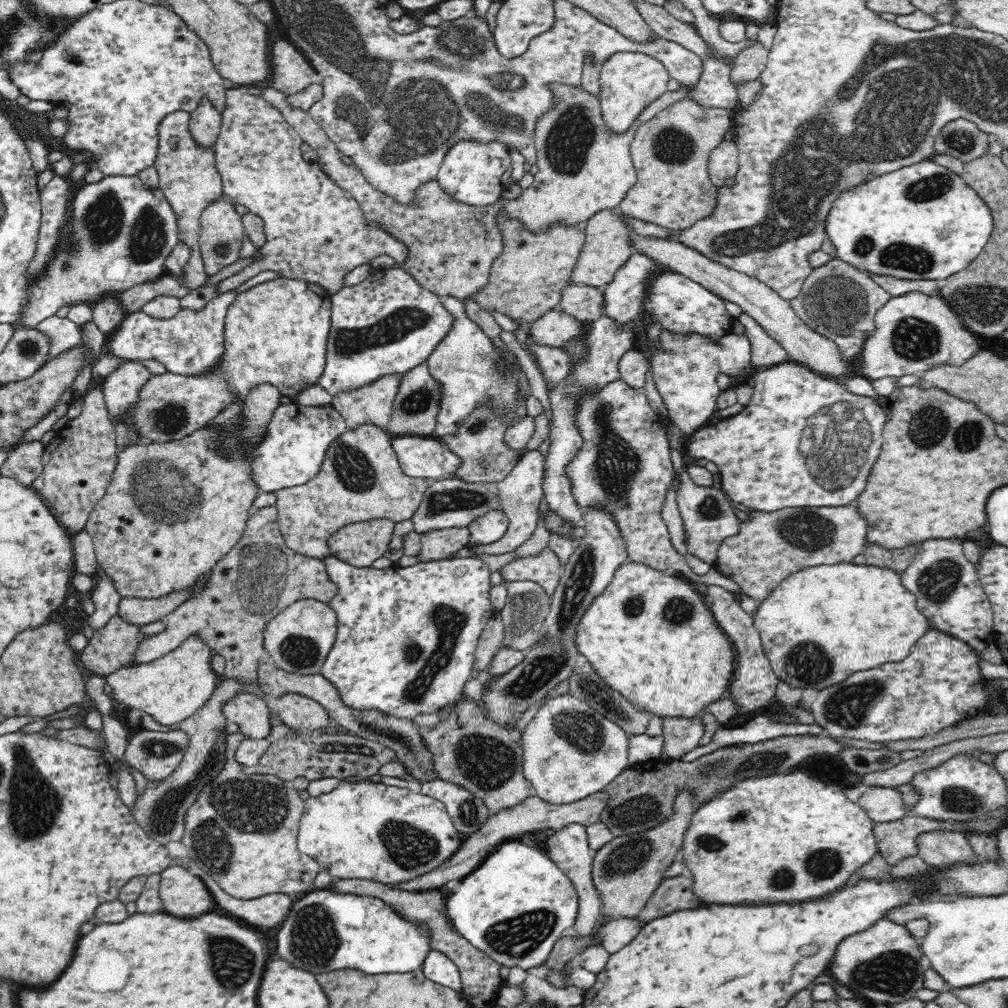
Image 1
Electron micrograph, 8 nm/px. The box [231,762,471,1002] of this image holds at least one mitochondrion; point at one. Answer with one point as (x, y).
(312, 937)

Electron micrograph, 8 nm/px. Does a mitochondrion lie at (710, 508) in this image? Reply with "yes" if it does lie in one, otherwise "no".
yes

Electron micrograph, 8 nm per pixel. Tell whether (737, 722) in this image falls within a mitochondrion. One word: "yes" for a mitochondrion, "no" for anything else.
no

